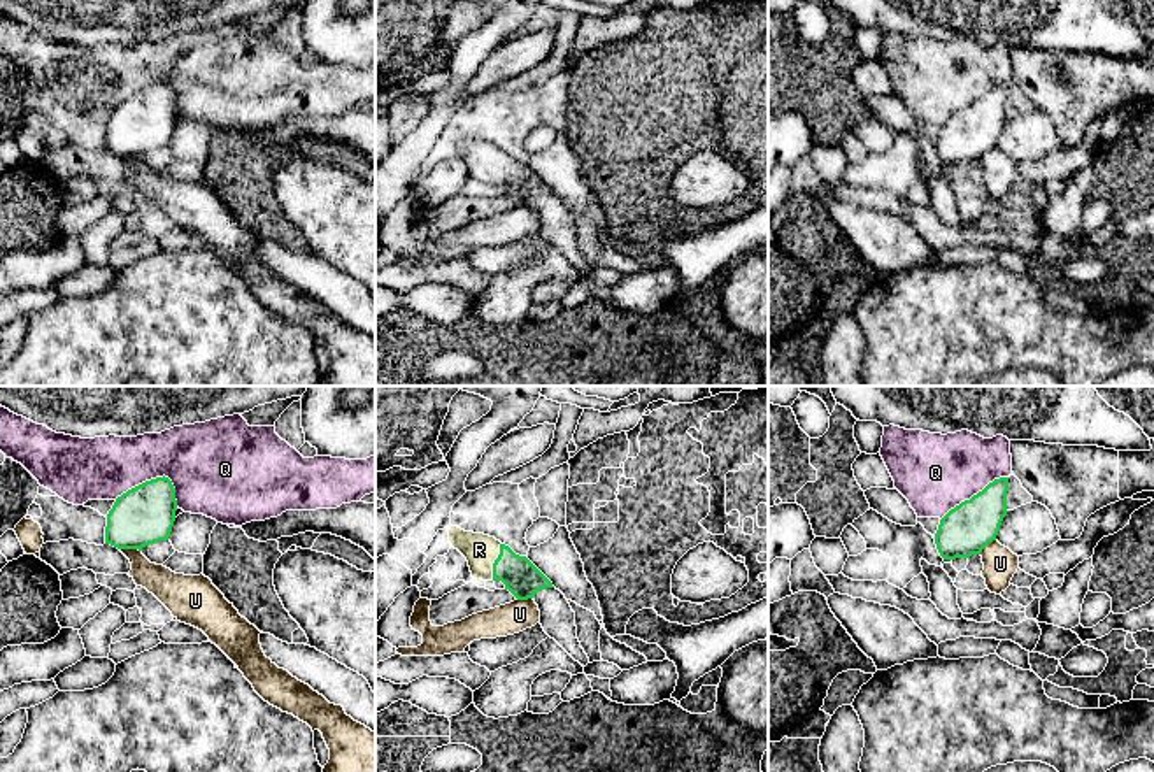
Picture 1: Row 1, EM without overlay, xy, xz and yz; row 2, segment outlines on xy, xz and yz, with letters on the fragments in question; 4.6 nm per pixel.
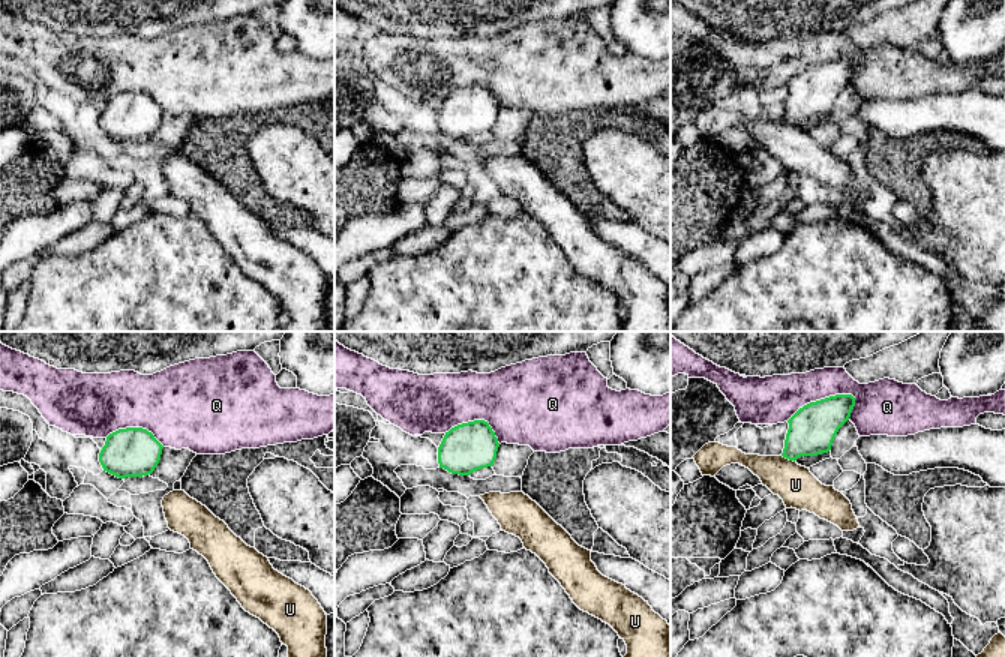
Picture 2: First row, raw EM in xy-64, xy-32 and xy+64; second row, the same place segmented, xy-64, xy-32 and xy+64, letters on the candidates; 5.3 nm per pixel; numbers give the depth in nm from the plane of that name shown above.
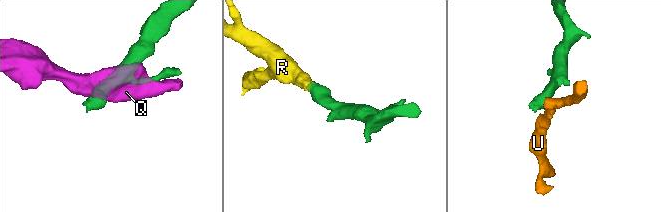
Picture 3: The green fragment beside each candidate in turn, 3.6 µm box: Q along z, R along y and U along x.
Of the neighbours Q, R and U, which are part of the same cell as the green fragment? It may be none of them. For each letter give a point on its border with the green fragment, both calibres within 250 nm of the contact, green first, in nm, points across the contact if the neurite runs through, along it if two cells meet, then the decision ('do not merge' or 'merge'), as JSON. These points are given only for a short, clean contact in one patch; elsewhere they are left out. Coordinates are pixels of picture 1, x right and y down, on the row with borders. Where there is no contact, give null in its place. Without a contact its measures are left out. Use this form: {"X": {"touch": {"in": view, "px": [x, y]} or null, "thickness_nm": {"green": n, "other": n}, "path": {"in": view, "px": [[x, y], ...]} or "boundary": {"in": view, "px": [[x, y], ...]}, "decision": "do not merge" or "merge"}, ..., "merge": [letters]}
{"Q": {"touch": {"in": "xy", "px": [155, 479]}, "thickness_nm": {"green": 280, "other": 360}, "decision": "do not merge"}, "R": {"touch": {"in": "xz", "px": [495, 562]}, "thickness_nm": {"green": 170, "other": 150}, "path": {"in": "xz", "px": [[521, 578], [509, 567], [495, 562], [479, 550]]}, "decision": "merge"}, "U": {"touch": {"in": "xy", "px": [130, 548]}, "thickness_nm": {"green": 280, "other": 150}, "boundary": {"in": "xy", "px": [[120, 548], [137, 548], [141, 551]]}, "decision": "do not merge"}, "merge": ["R"]}

